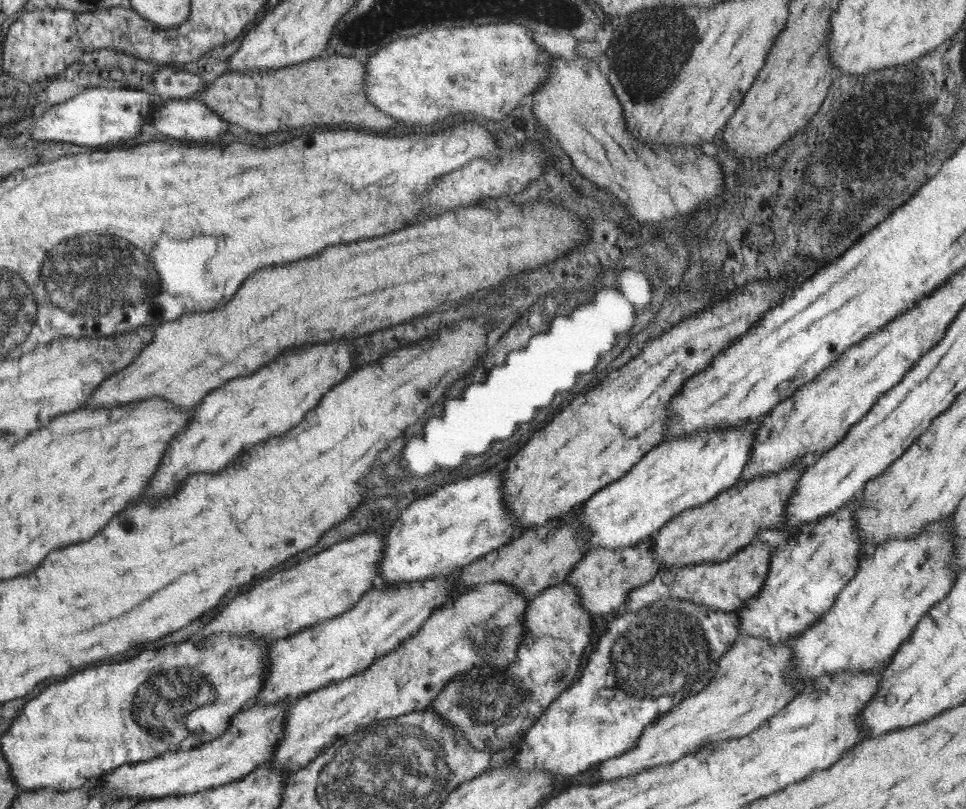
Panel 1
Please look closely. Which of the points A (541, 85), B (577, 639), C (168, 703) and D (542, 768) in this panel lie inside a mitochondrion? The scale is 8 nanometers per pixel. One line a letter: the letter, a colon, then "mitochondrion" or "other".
A: other
B: other
C: mitochondrion
D: other

